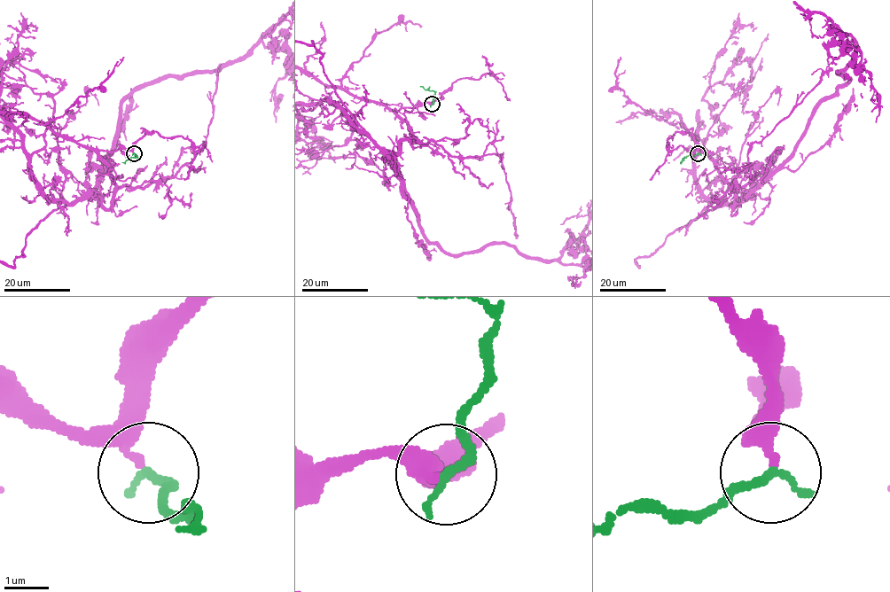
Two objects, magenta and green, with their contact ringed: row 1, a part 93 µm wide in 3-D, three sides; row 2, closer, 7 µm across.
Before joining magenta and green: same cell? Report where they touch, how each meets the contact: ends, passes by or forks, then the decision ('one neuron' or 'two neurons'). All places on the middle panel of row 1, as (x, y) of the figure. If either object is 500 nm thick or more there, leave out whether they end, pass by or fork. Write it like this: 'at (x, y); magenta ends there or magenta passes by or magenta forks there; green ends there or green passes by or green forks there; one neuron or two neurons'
at (432, 104); magenta passes by; green ends there; one neuron

